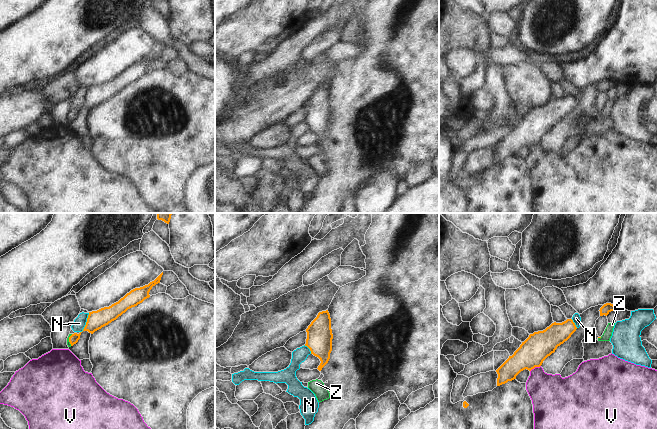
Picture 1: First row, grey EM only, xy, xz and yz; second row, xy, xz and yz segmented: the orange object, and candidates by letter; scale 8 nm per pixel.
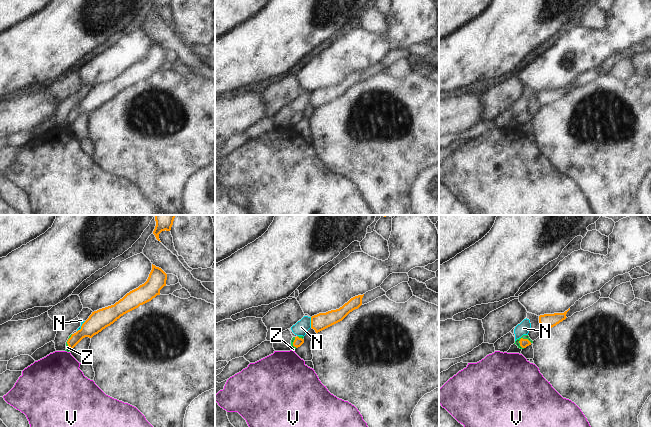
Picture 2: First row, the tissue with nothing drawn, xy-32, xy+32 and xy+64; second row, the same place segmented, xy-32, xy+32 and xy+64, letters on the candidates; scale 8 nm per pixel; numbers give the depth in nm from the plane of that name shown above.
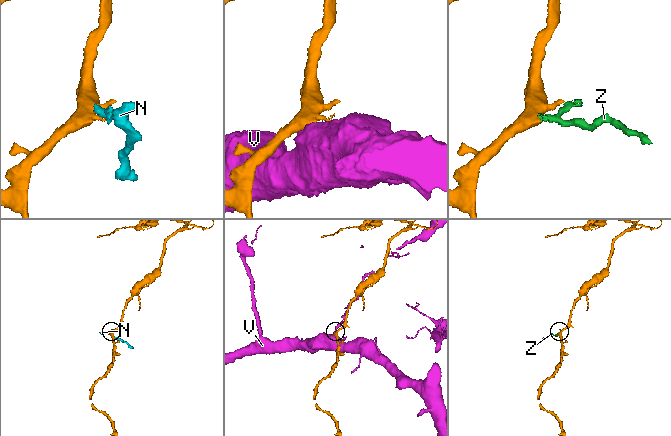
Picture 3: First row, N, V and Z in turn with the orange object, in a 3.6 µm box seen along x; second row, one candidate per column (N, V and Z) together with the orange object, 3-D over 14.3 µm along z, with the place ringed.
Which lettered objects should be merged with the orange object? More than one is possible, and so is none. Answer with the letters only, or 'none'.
Z

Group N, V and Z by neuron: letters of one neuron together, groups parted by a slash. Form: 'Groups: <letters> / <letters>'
Groups: N / V / Z

